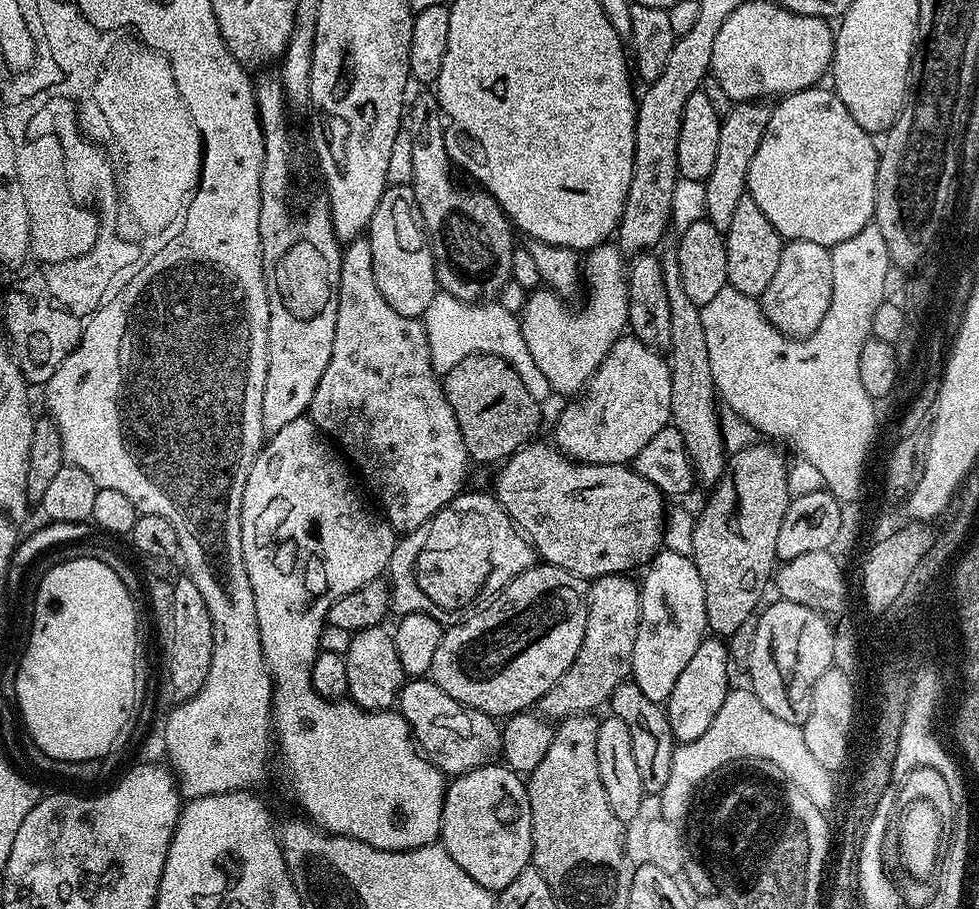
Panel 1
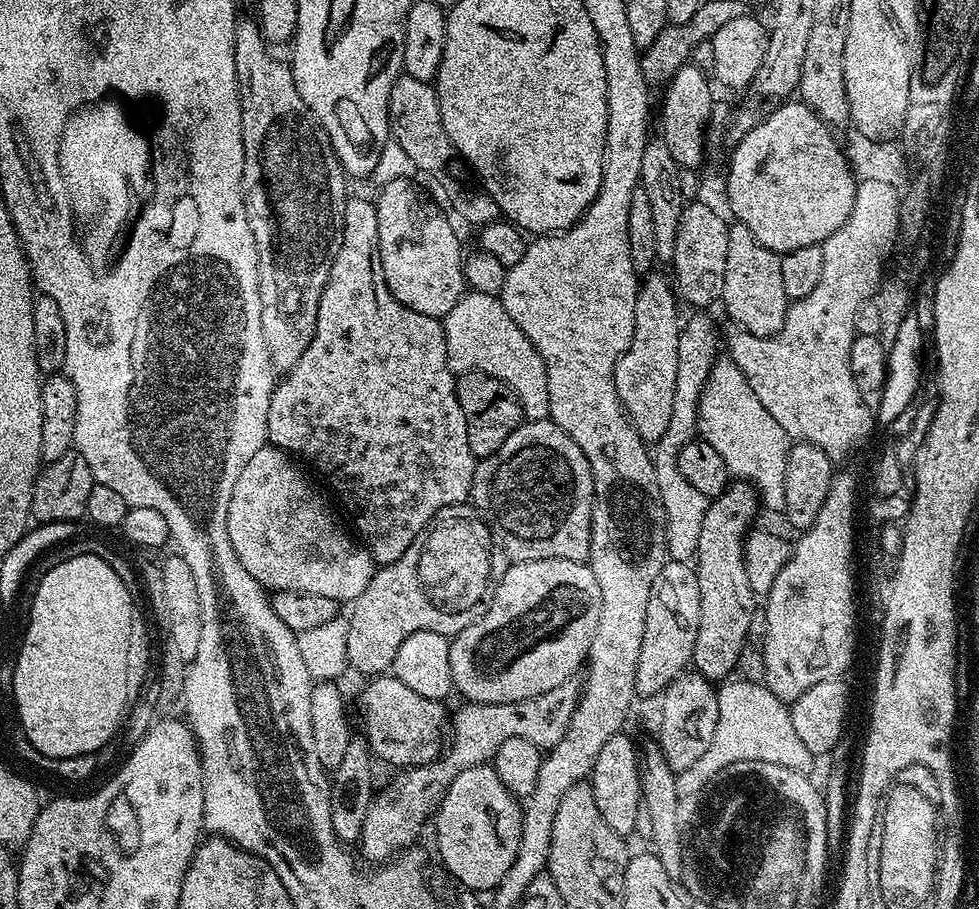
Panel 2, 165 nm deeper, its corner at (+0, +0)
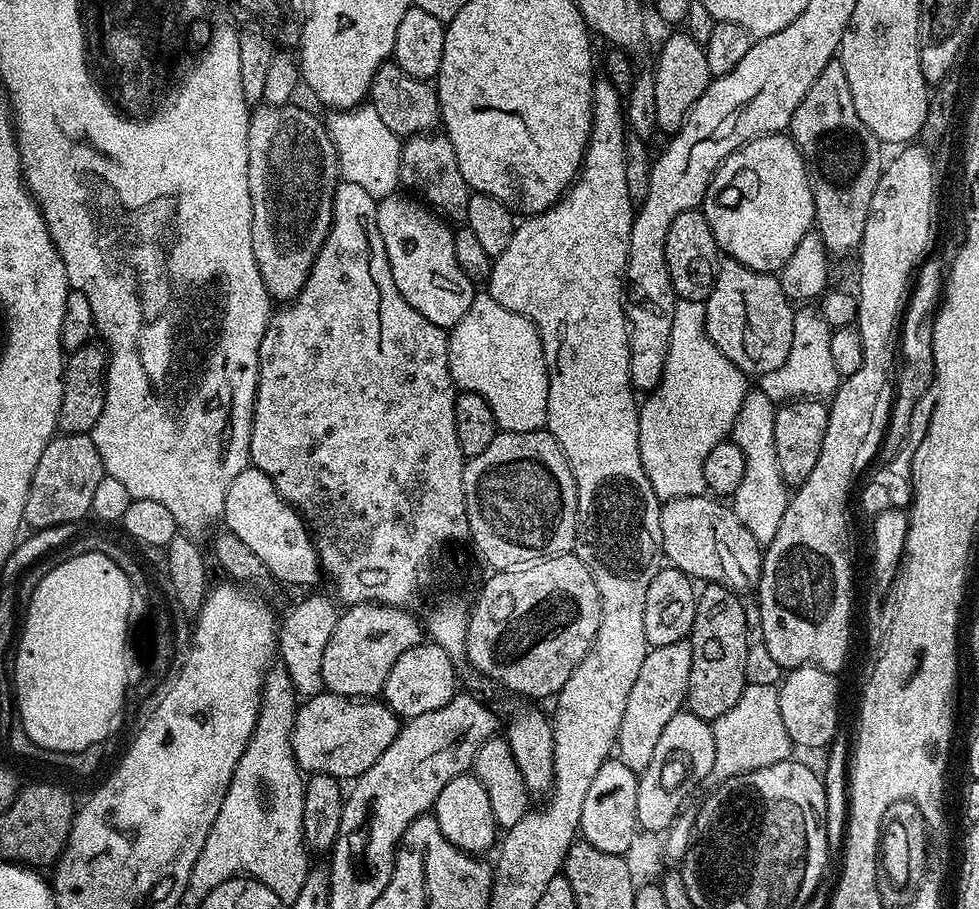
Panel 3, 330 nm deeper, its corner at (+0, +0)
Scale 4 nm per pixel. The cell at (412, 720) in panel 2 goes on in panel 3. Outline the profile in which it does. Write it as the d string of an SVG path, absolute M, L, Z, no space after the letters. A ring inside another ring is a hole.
M323 690L316 696L307 697L297 707L296 721L292 727L292 752L296 756L301 772L305 774L321 772L327 776L335 776L341 782L352 782L366 770L370 770L370 766L374 766L378 758L382 758L382 750L386 750L386 746L394 742L401 727L401 717L379 699L339 696Z

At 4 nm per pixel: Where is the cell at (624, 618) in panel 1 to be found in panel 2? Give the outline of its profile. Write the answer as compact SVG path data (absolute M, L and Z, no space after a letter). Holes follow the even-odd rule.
M570 679L562 682L562 686L554 686L554 690L546 690L546 694L538 694L538 698L526 698L522 702L461 703L461 708L451 713L446 747L440 755L428 764L397 771L397 776L373 795L370 808L366 810L366 822L362 822L359 855L380 866L411 849L424 823L433 819L446 790L450 790L450 782L454 782L462 770L470 770L475 764L488 764L506 738L526 738L526 742L534 742L534 746L542 750L550 750L562 742L562 734L566 734L566 726L570 726L580 693L577 681Z

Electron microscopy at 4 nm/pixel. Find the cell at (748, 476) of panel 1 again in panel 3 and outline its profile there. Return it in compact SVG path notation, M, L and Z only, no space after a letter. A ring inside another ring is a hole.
M705 583L699 589L696 598L696 613L690 633L693 662L690 663L689 686L686 708L698 718L715 722L719 716L726 714L738 698L746 684L746 650L748 649L748 627L746 626L745 601L737 593L721 584Z

